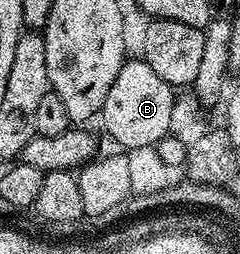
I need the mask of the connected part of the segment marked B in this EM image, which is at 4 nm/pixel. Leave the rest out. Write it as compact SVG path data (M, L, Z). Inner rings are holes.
M127 59L103 103L100 115L107 134L124 150L155 146L170 134L176 94L172 86L159 78L143 59Z

